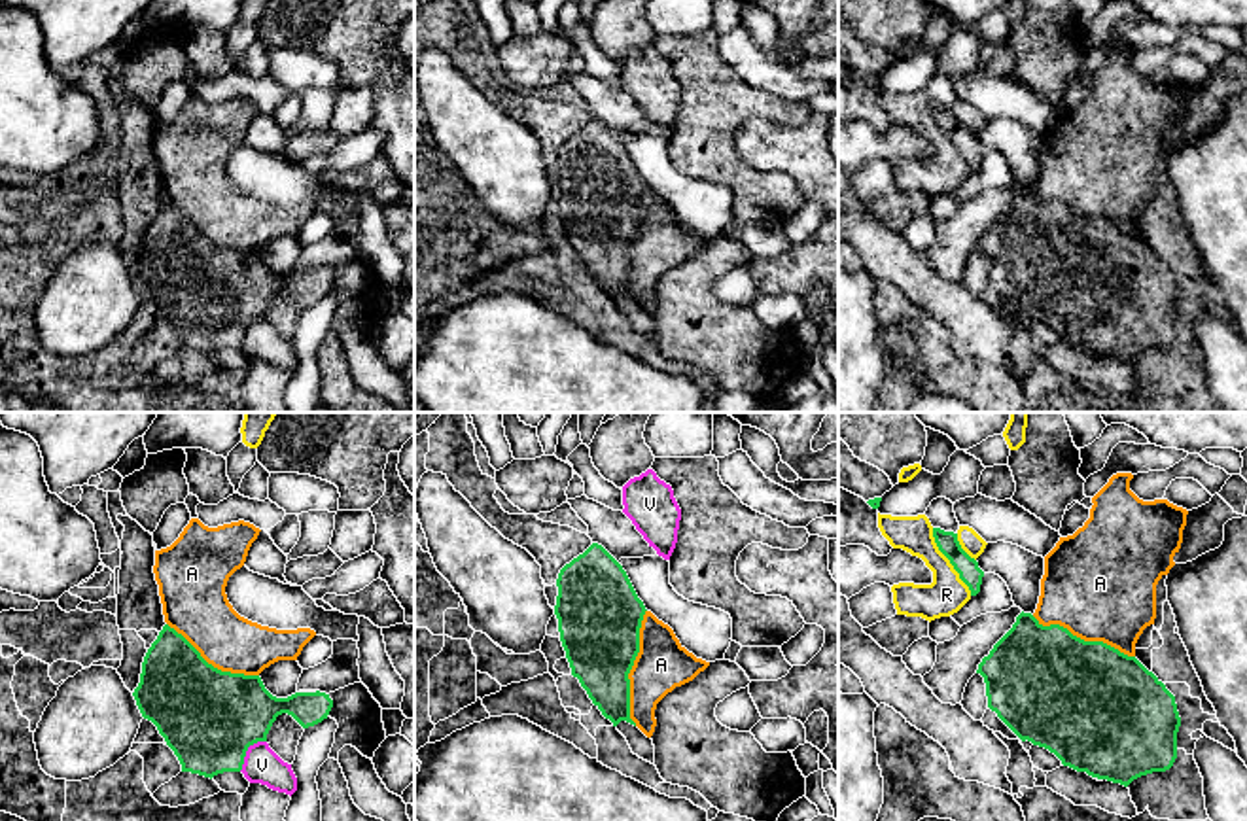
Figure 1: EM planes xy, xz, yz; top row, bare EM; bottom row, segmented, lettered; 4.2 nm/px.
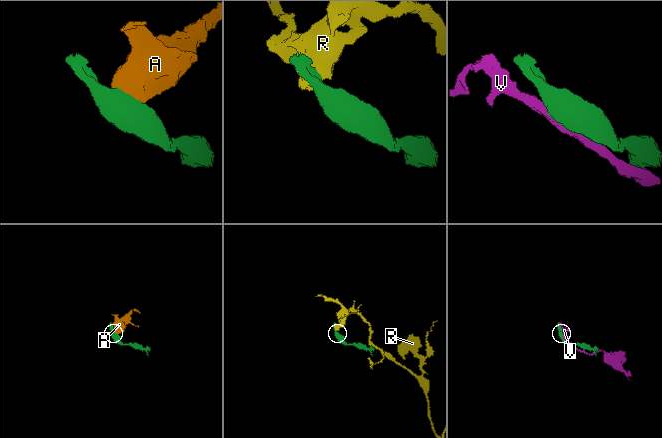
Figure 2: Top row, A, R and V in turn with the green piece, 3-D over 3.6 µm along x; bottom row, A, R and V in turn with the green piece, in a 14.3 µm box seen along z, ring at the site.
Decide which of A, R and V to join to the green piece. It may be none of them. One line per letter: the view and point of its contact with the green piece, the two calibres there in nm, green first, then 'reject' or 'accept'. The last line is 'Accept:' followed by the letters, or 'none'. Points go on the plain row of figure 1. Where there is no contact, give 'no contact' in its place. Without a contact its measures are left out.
A: contact xz (631, 244); calibres 360 and 220 nm; reject
R: contact yz (950, 139); calibres 90 and 170 nm; reject
V: contact xy (246, 326); calibres 420 and 160 nm; reject
Accept: none

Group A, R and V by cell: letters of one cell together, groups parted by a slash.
A / R / V

